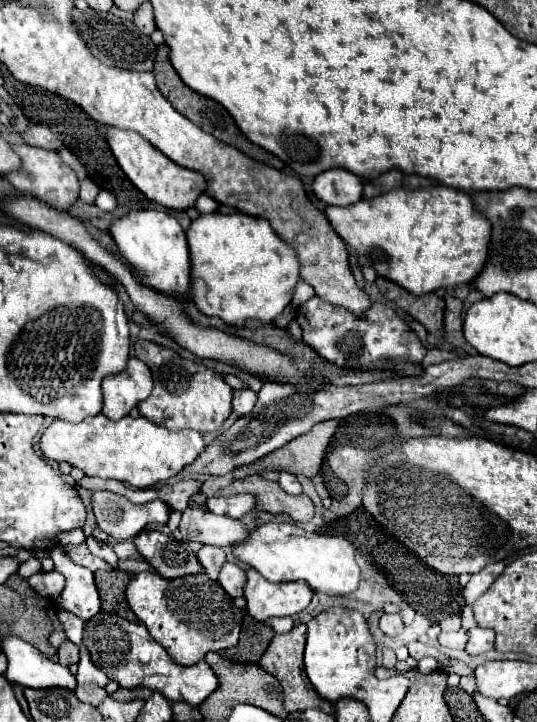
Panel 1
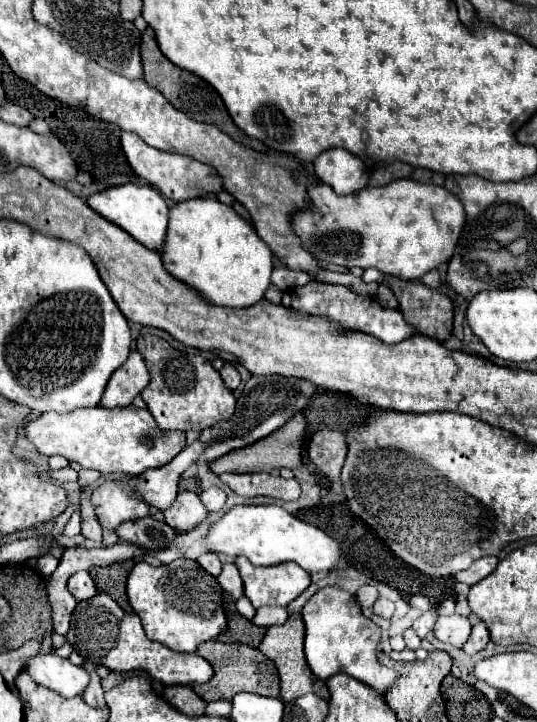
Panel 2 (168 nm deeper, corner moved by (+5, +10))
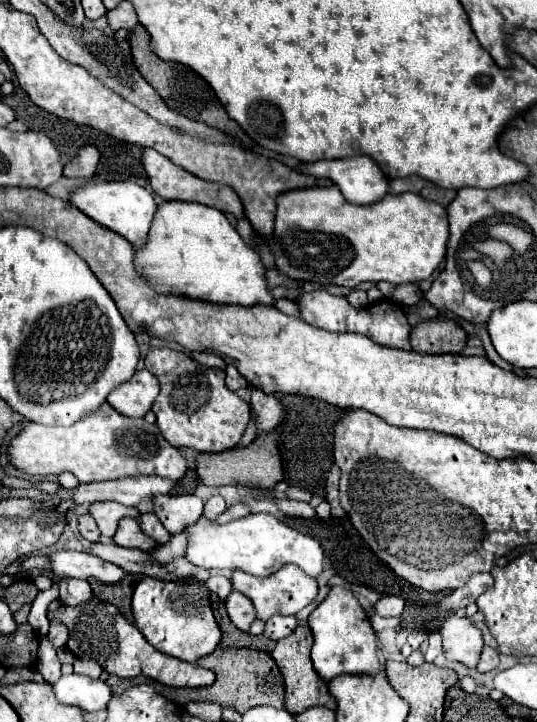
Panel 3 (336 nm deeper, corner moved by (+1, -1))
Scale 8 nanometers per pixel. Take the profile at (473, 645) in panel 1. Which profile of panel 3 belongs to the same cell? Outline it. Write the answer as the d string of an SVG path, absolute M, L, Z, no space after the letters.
M485 646L483 652L481 652L481 660L477 664L477 670L479 672L489 672L489 670L495 670L499 666L499 652Z

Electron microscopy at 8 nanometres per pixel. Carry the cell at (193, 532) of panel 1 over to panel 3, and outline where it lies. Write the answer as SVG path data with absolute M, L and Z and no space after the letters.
M193 494L155 496L153 512L171 534L177 534L183 532L187 524L193 524L201 516L203 500Z

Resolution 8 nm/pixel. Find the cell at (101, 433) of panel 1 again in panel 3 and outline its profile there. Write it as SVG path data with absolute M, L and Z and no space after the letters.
M103 402L101 408L83 416L83 420L77 420L71 426L43 426L35 422L25 424L25 428L9 444L9 462L17 470L33 476L59 476L63 472L71 472L79 478L79 482L101 482L131 476L163 476L169 480L179 480L187 470L183 454L167 444L157 424L149 424L143 418L127 418L111 408L109 402Z

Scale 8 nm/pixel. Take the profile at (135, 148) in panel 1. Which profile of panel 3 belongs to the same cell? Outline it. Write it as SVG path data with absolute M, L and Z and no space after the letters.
M145 148L143 150L143 166L145 166L145 172L149 176L149 184L153 188L155 194L159 194L163 200L185 200L185 202L199 202L199 204L205 204L205 206L211 206L211 208L217 208L225 214L233 214L237 220L245 218L245 210L243 210L243 204L239 200L239 196L229 188L229 186L223 186L223 184L215 184L215 182L205 182L197 176L193 176L191 172L175 166L169 158L163 158L157 150L151 150L151 148Z

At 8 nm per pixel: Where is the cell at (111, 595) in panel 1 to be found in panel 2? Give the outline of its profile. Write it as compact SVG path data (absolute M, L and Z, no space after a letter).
M119 561L107 567L91 567L89 569L97 591L107 593L113 601L119 603L123 611L131 609L127 595L125 595L125 581L127 581L127 561Z

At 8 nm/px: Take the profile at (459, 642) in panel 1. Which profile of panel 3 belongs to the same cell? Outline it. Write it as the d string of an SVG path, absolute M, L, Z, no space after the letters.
M447 616L439 630L443 638L443 652L447 660L461 662L467 668L475 668L483 650L483 634L465 616Z

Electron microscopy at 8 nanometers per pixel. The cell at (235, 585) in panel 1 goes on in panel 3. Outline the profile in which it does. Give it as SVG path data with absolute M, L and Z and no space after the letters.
M231 592L229 598L225 600L225 608L227 608L227 616L229 620L241 630L241 632L249 632L251 622L257 618L255 616L255 606L251 604L251 600L239 592Z

